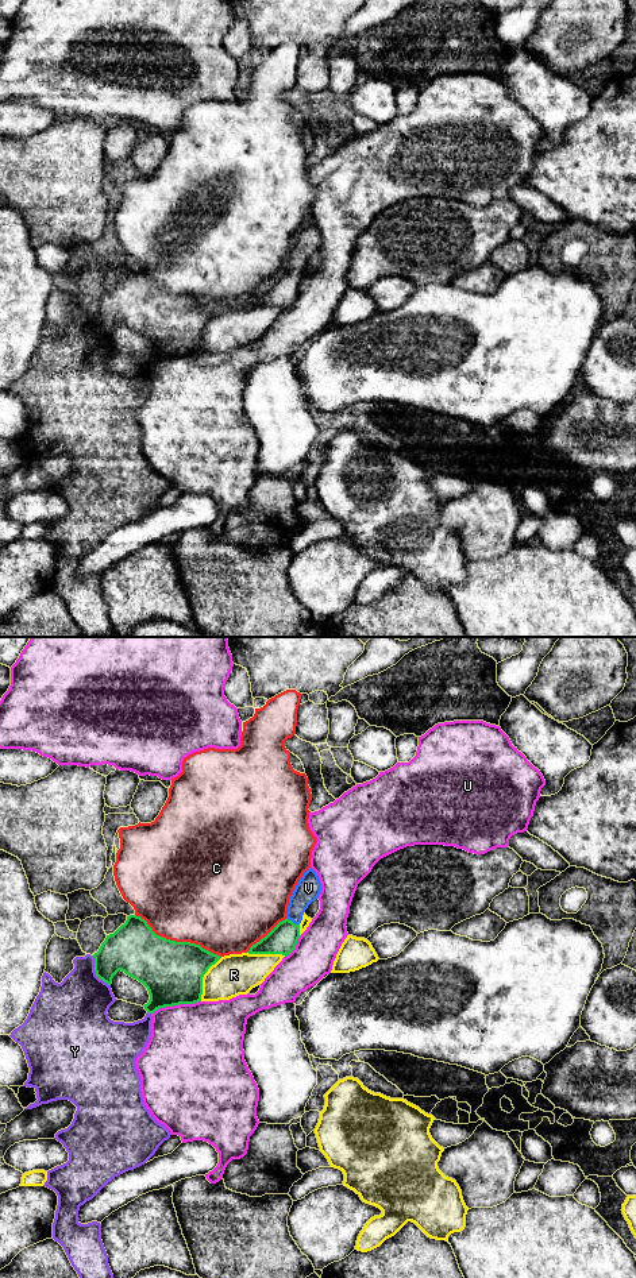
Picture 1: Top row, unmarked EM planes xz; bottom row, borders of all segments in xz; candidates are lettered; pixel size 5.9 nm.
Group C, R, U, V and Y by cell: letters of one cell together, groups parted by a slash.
C / R / U / V / Y

